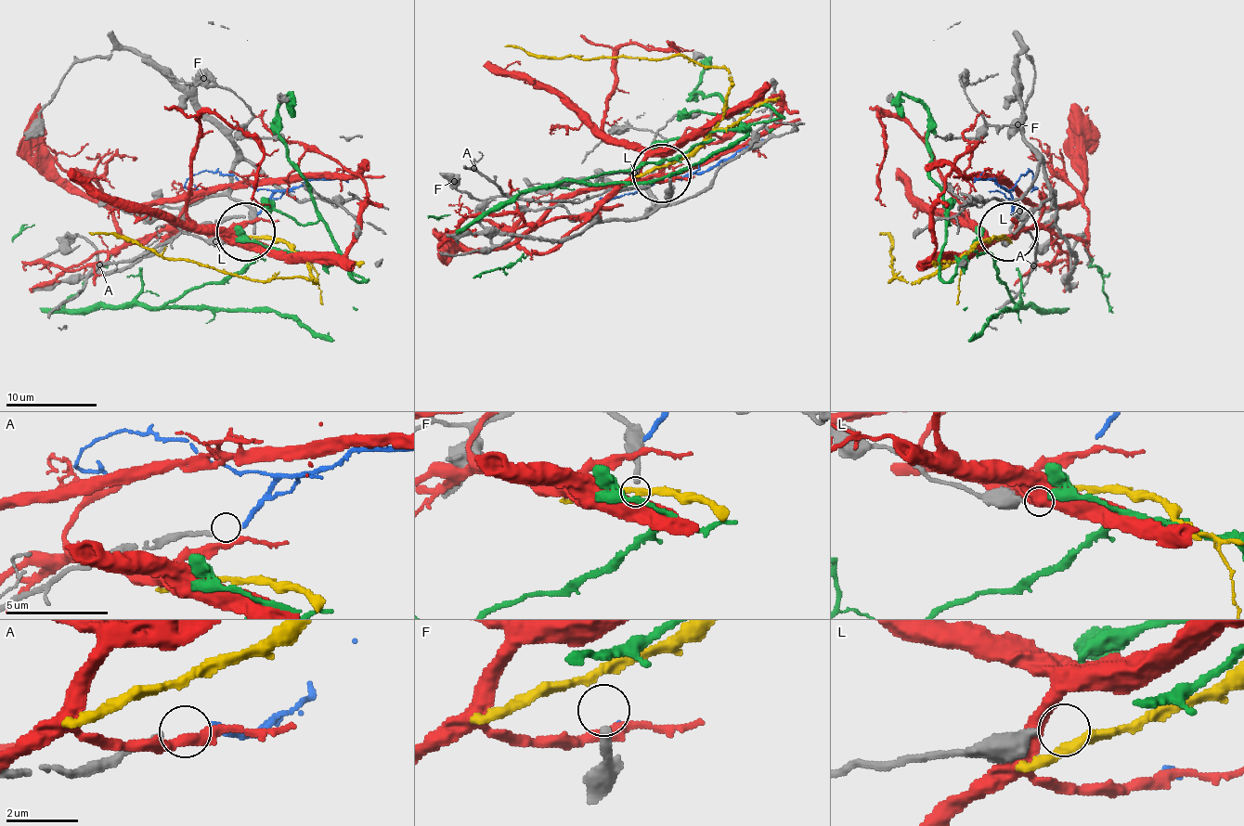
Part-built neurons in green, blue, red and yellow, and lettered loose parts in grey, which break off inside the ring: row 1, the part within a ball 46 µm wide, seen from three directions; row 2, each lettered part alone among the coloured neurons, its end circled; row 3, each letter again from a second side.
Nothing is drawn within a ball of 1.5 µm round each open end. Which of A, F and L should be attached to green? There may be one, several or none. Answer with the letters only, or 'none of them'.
none of them

